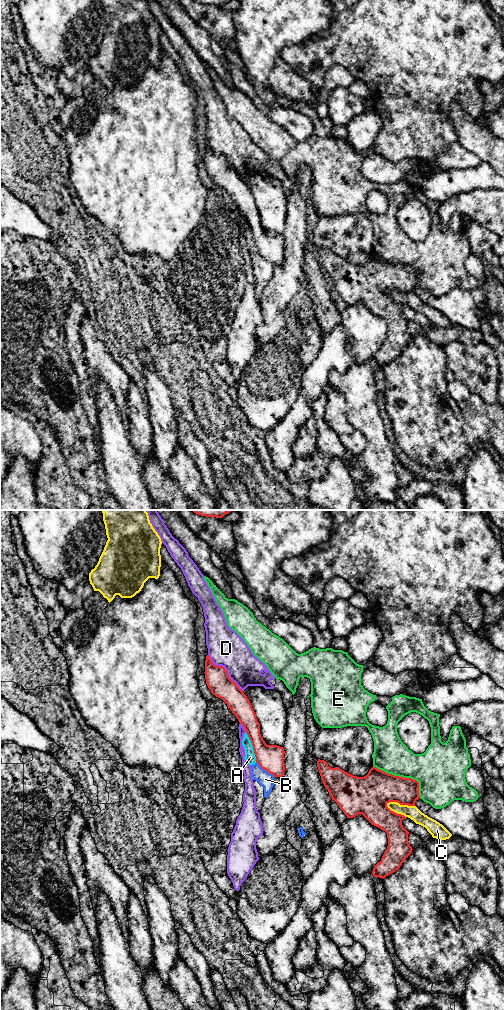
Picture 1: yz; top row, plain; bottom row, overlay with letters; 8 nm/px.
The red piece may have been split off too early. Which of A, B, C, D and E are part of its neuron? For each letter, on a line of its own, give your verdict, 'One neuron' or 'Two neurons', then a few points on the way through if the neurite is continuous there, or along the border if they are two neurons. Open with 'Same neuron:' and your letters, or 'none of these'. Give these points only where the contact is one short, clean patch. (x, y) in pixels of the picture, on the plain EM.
Same neuron: none of these
A: Two neurons
B: Two neurons. Boundary: yz (256, 250), (274, 264)
C: Two neurons
D: Two neurons
E: Two neurons

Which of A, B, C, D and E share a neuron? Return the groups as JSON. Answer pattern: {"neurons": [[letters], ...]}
{"neurons": [["A", "B"], ["C"], ["D"], ["E"]]}

